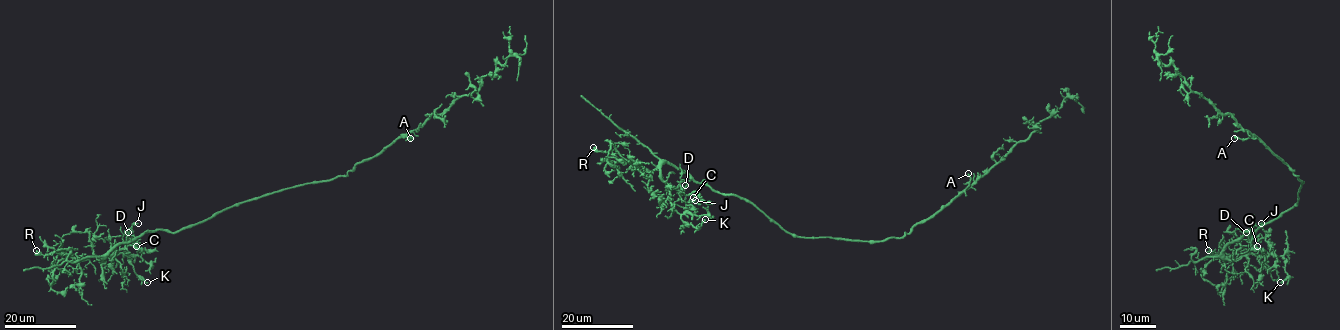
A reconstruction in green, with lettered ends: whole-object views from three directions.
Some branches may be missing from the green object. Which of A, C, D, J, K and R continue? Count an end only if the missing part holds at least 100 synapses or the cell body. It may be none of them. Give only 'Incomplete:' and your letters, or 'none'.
Incomplete: none

